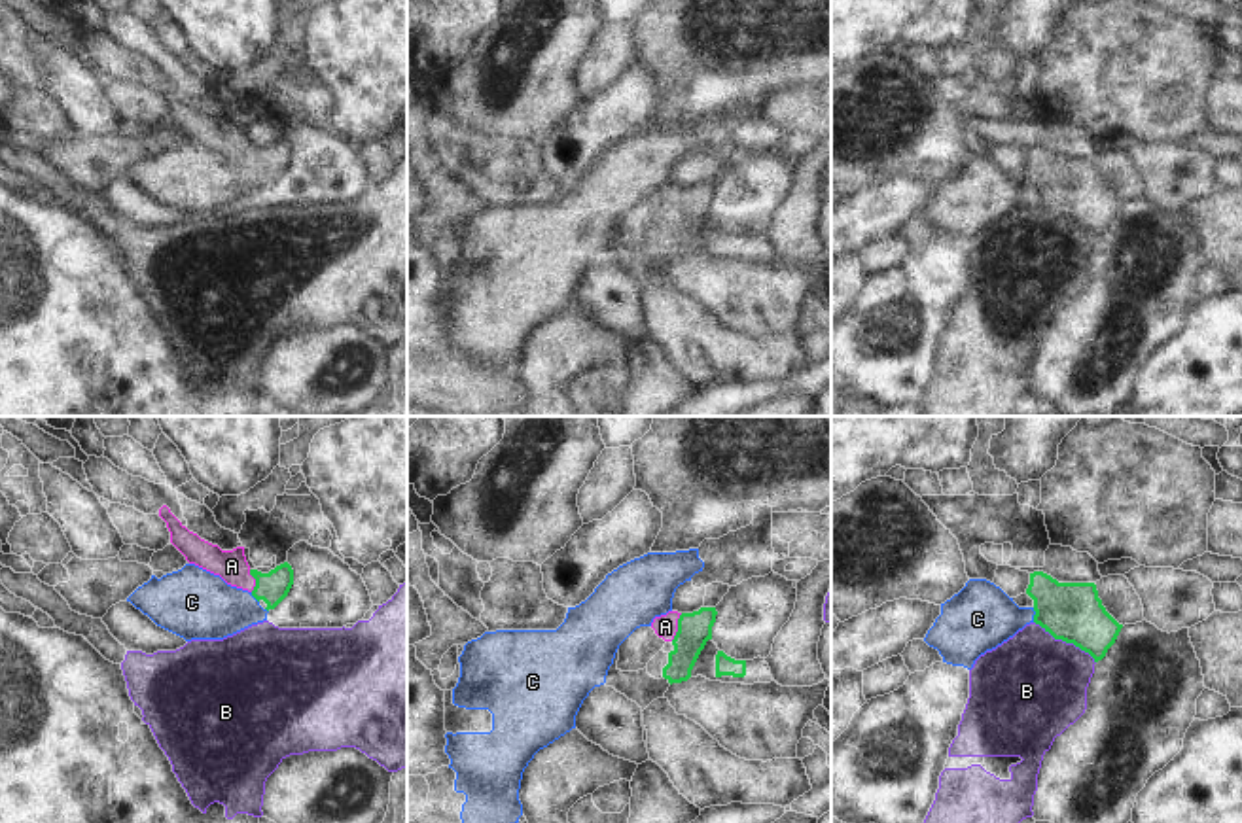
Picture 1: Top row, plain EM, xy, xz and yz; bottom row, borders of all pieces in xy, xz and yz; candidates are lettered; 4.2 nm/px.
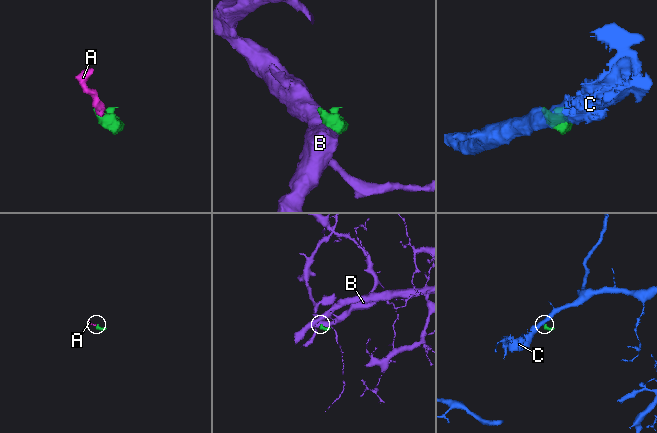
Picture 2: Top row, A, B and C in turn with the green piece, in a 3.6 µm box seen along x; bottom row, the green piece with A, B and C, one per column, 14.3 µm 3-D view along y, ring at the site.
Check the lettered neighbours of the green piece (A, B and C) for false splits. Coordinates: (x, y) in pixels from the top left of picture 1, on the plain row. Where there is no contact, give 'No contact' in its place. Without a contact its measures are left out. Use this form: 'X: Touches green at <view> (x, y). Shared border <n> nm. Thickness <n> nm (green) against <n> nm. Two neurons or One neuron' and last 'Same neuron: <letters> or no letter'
A: Touches green at xz (678, 203). Shared border 130 nm. Thickness 140 nm (green) against 100 nm. One neuron
B: Touches green at yz (1066, 218). Shared border 320 nm. Thickness 260 nm (green) against 460 nm. Two neurons
C: Touches green at yz (1034, 192). Shared border 60 nm. Thickness 260 nm (green) against 280 nm. Two neurons
Same neuron: A.

